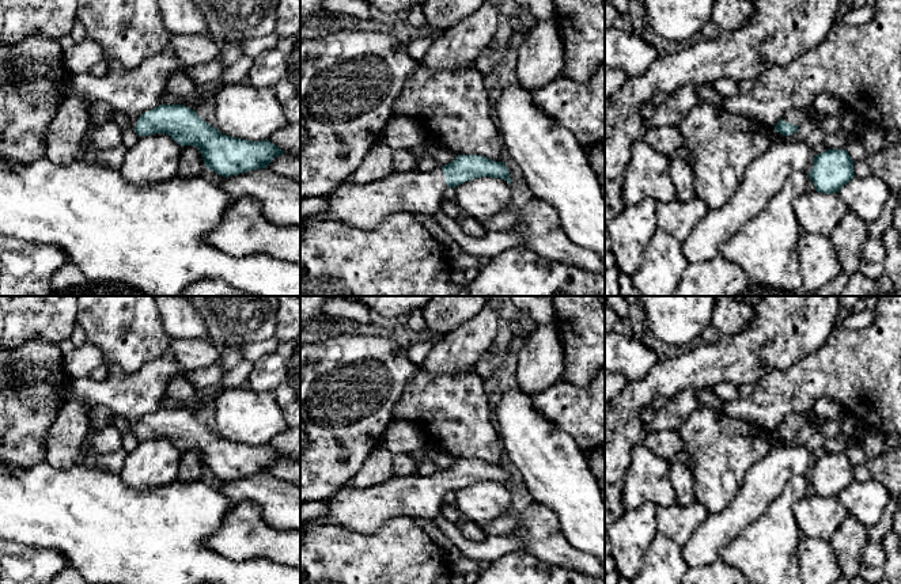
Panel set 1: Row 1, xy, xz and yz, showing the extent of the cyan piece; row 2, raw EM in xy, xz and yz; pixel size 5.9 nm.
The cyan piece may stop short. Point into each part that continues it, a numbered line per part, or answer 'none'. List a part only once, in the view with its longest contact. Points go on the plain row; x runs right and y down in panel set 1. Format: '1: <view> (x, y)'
1: yz (798, 421)

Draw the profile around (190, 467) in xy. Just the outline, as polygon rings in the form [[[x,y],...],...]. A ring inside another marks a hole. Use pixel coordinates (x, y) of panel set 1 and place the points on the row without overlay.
[[[183,450],[179,458],[178,477],[179,482],[200,481],[201,474],[205,471],[204,462],[200,454],[194,450]]]

